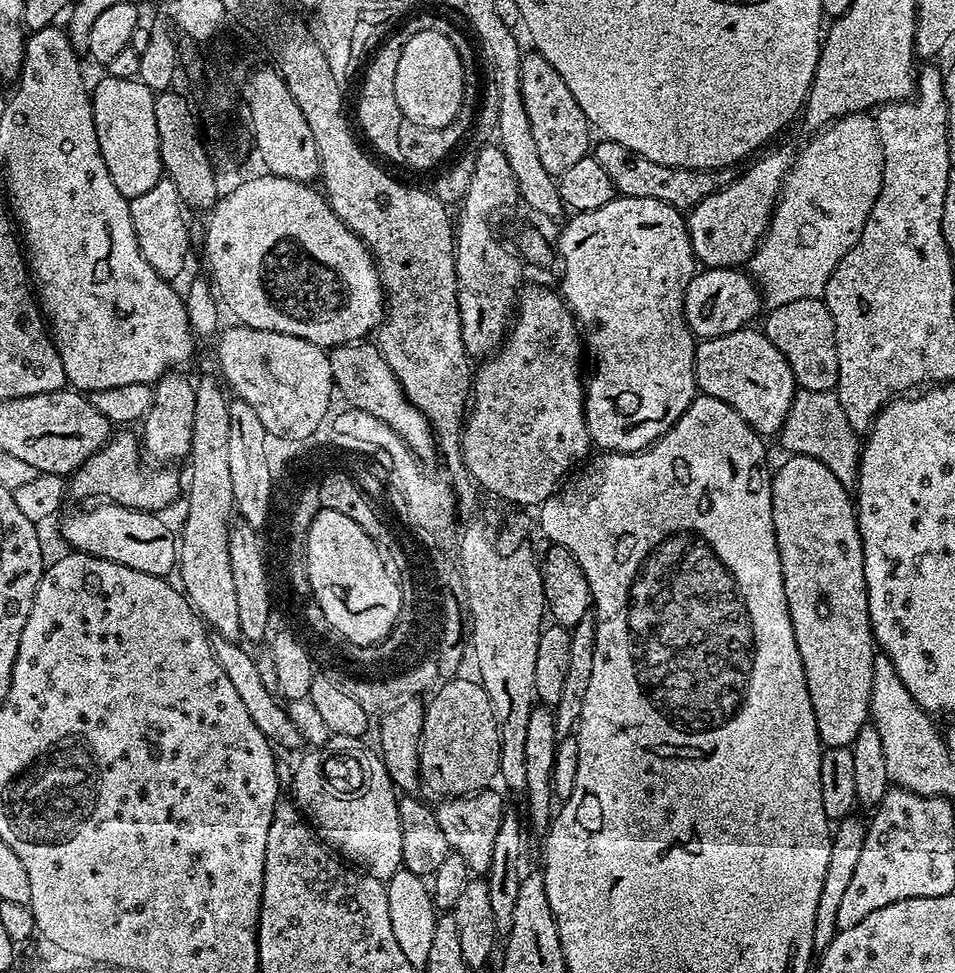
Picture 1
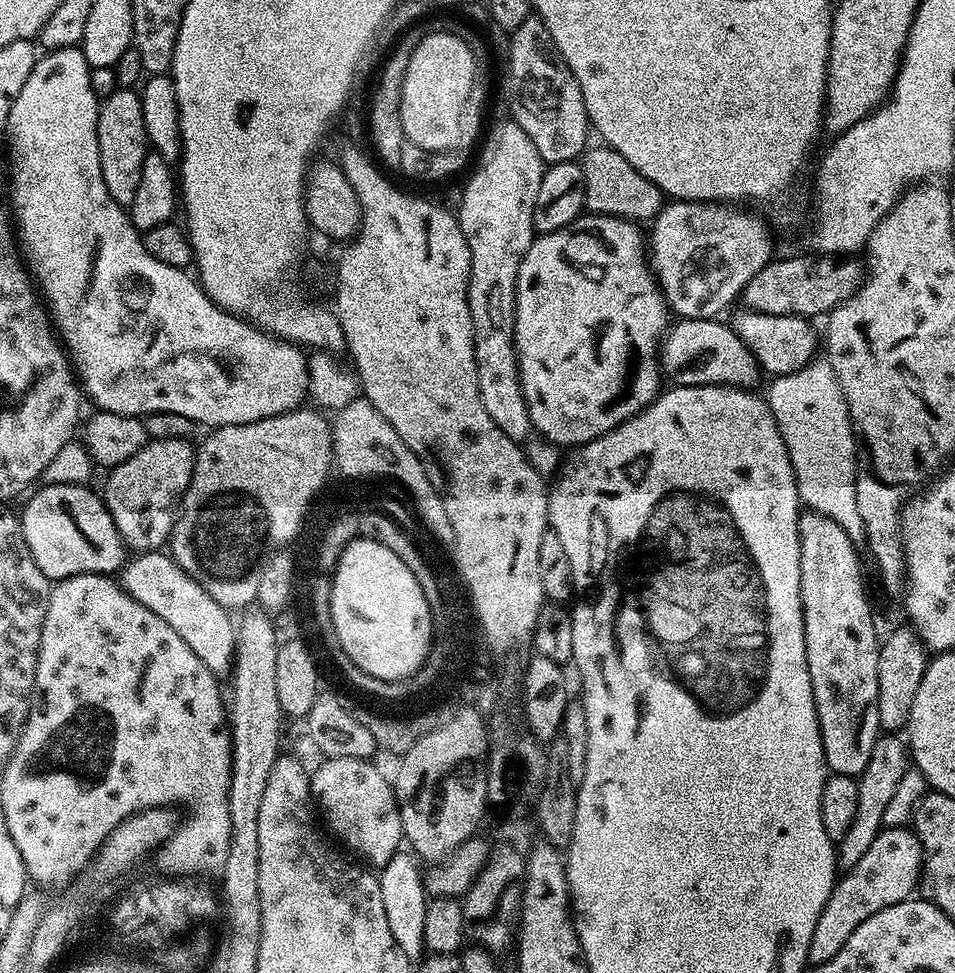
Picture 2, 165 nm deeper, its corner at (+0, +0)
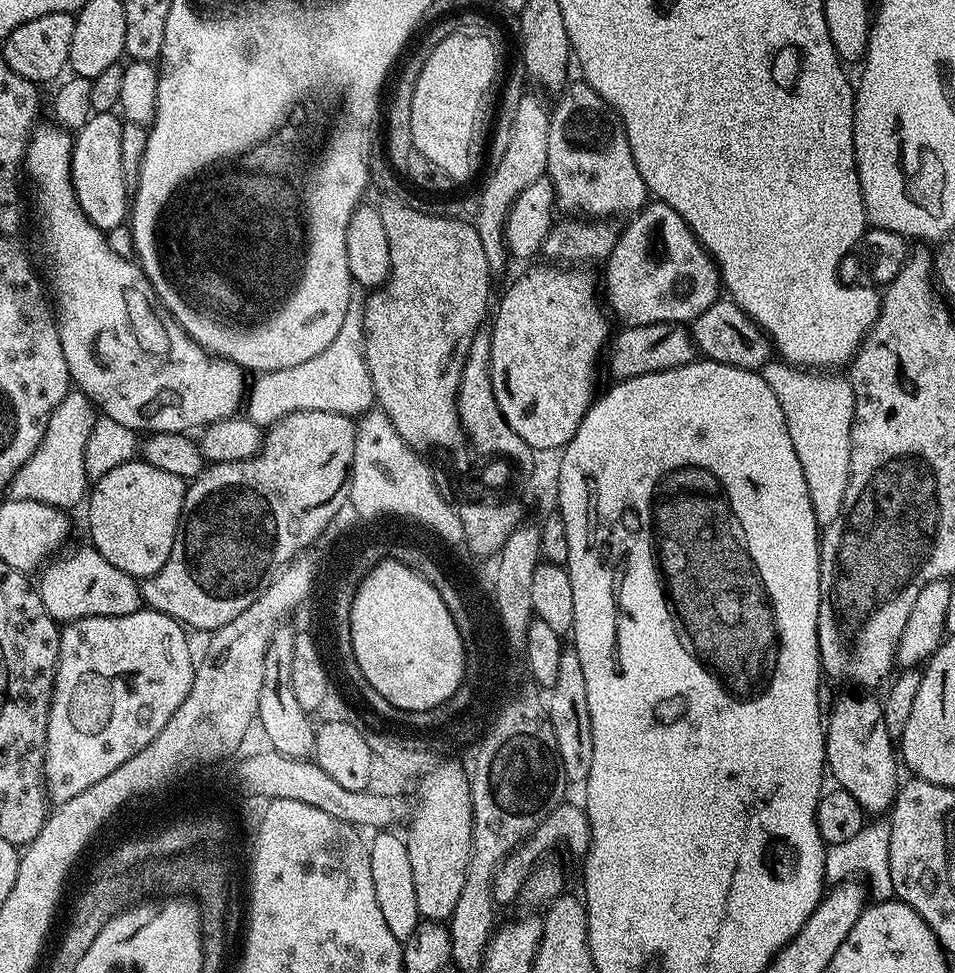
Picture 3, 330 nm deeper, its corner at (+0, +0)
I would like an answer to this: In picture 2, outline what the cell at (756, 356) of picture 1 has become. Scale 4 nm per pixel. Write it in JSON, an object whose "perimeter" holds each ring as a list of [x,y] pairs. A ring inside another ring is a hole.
{"perimeter":[[[713,318],[710,320],[686,320],[677,319],[669,327],[658,353],[660,366],[665,377],[672,379],[671,383],[676,386],[702,386],[703,384],[729,384],[731,388],[751,389],[762,377],[762,369],[754,354],[738,338],[738,334],[723,319]]]}

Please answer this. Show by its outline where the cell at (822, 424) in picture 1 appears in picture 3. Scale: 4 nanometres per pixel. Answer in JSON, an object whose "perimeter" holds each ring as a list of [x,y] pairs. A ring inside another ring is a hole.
{"perimeter":[[[776,358],[764,365],[766,386],[774,390],[782,414],[786,414],[786,430],[794,442],[794,454],[802,462],[806,474],[806,490],[810,490],[810,506],[814,506],[816,523],[826,526],[840,516],[850,478],[850,450],[854,422],[854,390],[851,379],[820,370],[805,370],[785,364]]]}

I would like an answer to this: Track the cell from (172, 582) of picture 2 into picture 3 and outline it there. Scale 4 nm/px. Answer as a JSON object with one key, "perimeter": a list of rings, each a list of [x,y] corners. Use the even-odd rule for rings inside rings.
{"perimeter":[[[91,546],[67,552],[49,559],[39,573],[38,591],[53,620],[71,622],[91,616],[121,616],[141,611],[137,577],[118,570],[118,566],[110,566],[110,562]]]}

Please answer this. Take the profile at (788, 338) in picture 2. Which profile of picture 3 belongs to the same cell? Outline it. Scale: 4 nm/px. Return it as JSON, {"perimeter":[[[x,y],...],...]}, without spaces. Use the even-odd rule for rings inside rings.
{"perimeter":[[[718,298],[709,308],[702,310],[702,314],[691,321],[690,335],[697,353],[705,360],[760,370],[774,356],[772,341],[731,298]]]}

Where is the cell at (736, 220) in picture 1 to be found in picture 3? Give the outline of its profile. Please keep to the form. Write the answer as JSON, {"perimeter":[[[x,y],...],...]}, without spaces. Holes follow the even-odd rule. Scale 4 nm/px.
{"perimeter":[[[649,202],[625,224],[628,225],[617,235],[616,244],[603,265],[604,284],[602,280],[603,295],[604,292],[608,295],[607,311],[613,317],[616,315],[621,325],[684,324],[696,320],[702,310],[718,299],[722,285],[716,263],[674,209],[662,202]]]}

